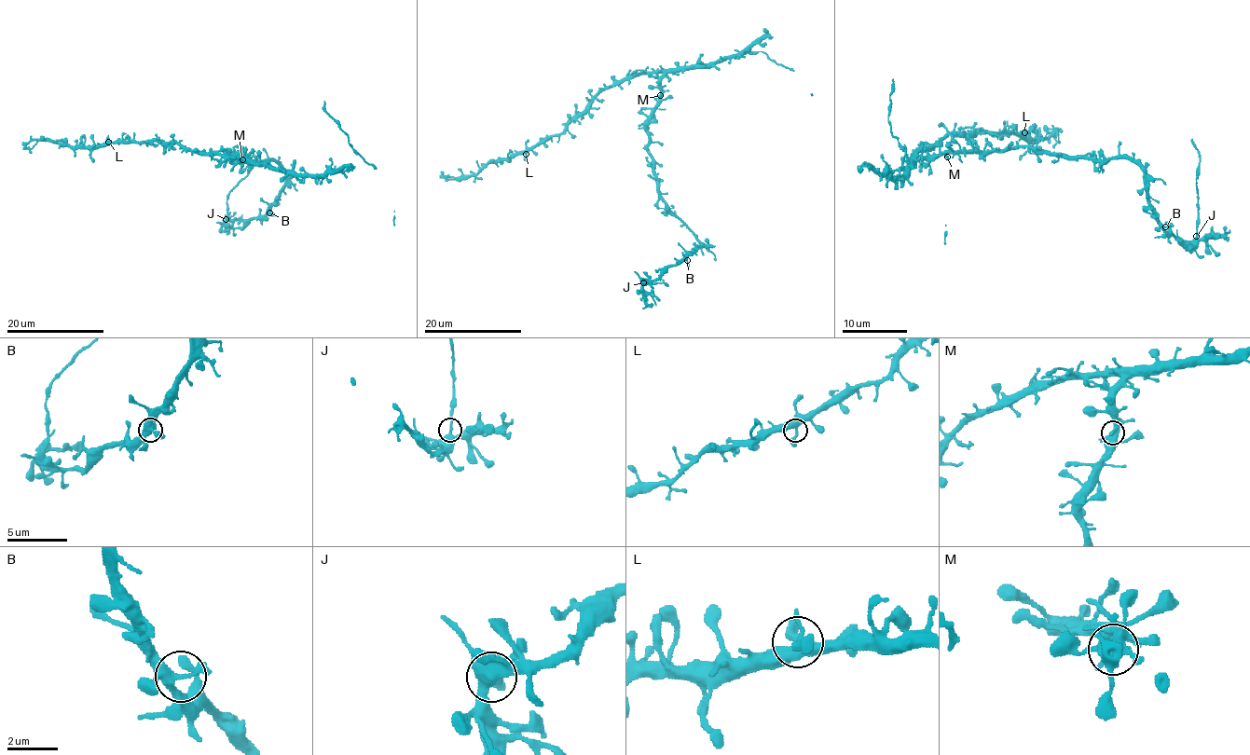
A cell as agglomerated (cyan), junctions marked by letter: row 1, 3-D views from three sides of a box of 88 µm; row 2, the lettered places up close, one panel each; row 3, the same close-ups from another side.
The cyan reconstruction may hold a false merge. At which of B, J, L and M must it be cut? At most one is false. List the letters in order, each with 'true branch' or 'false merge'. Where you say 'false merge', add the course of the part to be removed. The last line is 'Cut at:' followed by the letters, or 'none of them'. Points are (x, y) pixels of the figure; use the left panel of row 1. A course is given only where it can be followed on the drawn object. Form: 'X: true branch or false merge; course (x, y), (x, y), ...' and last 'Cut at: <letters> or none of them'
B: true branch
J: false merge; course (226, 219), (226, 195), (247, 174), (250, 166), (244, 146)
L: true branch
M: true branch
Cut at: J

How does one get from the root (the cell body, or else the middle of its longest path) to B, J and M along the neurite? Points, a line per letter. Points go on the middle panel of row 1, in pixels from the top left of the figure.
B: (648, 130), (648, 153), (652, 160), (658, 197), (703, 244), (693, 250), (687, 260)
J: (648, 130), (648, 153), (652, 160), (658, 197), (703, 244), (671, 265), (657, 278), (644, 283)
M: (648, 130), (650, 113), (660, 95)

